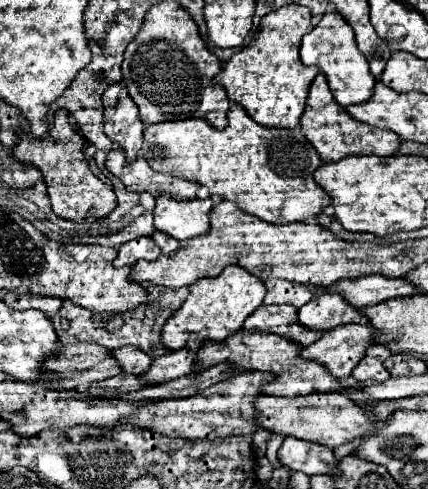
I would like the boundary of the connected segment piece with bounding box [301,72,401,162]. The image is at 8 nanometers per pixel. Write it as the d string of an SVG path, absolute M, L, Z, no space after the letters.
M323 72L317 74L317 78L311 84L307 108L301 116L301 134L315 146L323 162L337 162L351 154L375 154L375 156L393 156L401 144L399 136L395 132L389 132L385 128L373 128L365 122L353 120L345 108L337 104L333 98L327 78Z

